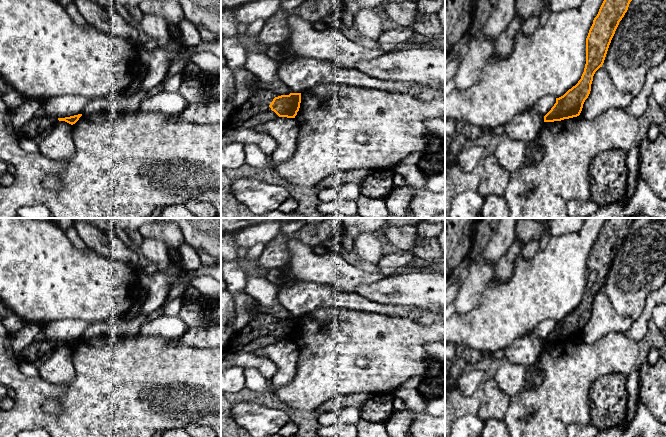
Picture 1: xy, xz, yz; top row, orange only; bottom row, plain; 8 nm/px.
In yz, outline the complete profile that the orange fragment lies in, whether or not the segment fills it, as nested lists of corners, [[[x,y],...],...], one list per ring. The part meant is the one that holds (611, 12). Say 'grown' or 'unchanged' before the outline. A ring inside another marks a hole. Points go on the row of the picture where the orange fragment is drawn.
unchanged; [[[604,0],[597,16],[593,20],[593,24],[586,38],[586,64],[584,72],[578,83],[569,89],[563,96],[556,98],[556,103],[551,110],[544,116],[544,122],[561,121],[577,117],[580,115],[583,104],[588,98],[591,91],[591,84],[595,72],[602,67],[609,45],[619,25],[624,17],[632,0]]]

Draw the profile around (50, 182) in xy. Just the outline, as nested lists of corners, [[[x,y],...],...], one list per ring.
[[[46,175],[44,178],[44,186],[47,189],[59,189],[61,181],[56,176]]]

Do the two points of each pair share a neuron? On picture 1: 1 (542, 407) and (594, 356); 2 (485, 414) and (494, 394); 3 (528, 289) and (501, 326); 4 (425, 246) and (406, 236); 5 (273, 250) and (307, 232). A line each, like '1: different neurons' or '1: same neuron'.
1: same neuron
2: same neuron
3: same neuron
4: same neuron
5: same neuron

